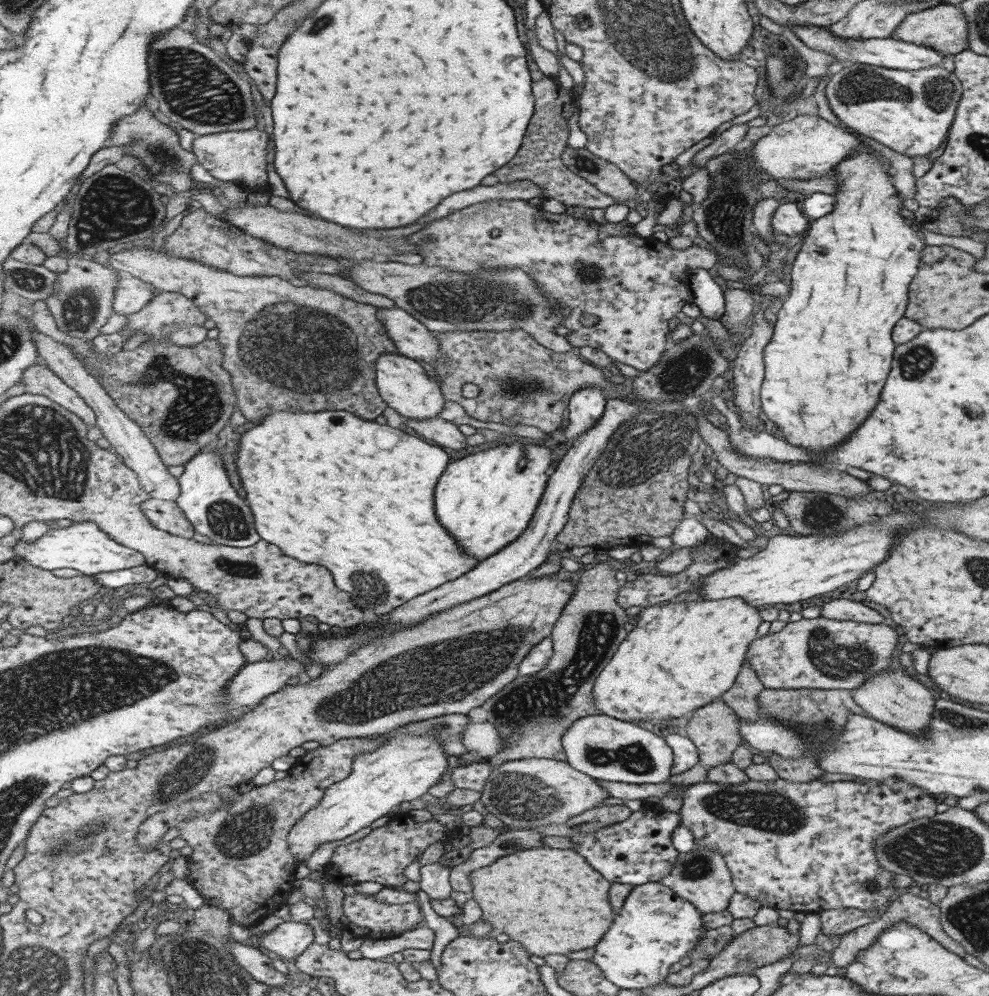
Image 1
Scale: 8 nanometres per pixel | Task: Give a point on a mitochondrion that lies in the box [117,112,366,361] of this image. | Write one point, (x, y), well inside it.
(168, 162)

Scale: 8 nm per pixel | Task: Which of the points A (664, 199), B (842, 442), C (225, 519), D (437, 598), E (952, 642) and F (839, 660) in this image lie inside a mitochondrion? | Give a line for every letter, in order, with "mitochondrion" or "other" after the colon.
A: other
B: other
C: mitochondrion
D: other
E: other
F: mitochondrion

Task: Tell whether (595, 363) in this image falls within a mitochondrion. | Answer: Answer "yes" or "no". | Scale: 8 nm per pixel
no

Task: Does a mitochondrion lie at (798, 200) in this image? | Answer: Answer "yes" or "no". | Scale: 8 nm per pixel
no

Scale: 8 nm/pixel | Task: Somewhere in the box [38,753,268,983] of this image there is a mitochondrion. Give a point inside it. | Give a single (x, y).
(66, 847)

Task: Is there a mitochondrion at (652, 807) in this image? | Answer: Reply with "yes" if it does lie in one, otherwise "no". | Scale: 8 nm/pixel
no

